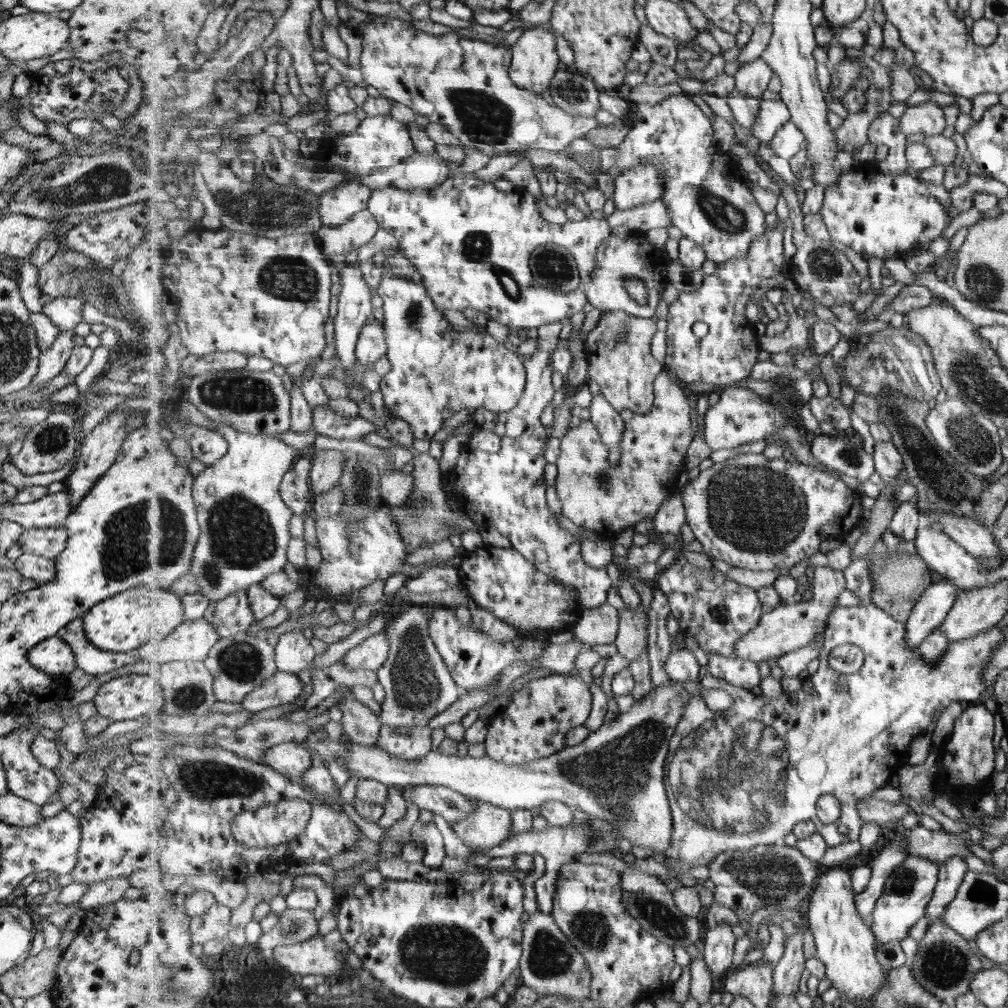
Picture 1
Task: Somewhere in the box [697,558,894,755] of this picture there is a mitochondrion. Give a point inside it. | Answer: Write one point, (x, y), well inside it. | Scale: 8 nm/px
(722, 616)

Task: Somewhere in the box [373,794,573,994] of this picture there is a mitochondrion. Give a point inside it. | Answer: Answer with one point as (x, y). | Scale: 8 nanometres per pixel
(460, 958)

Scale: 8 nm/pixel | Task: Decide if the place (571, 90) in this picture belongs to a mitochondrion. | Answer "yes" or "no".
yes

